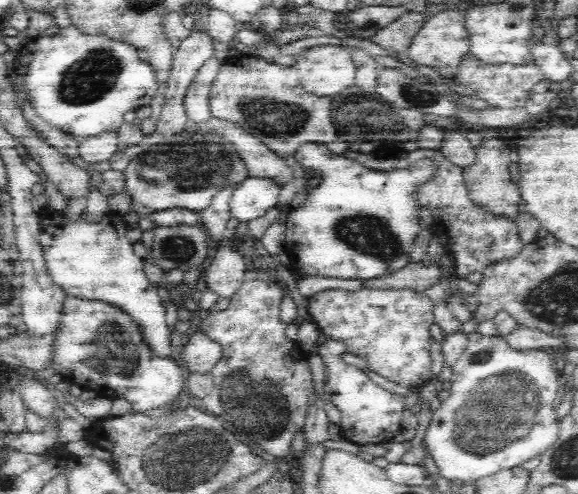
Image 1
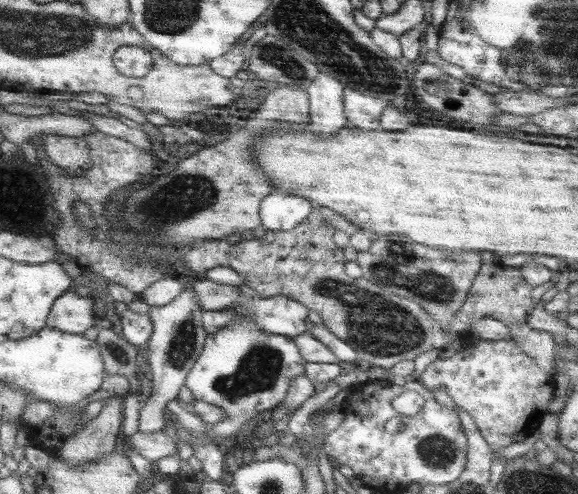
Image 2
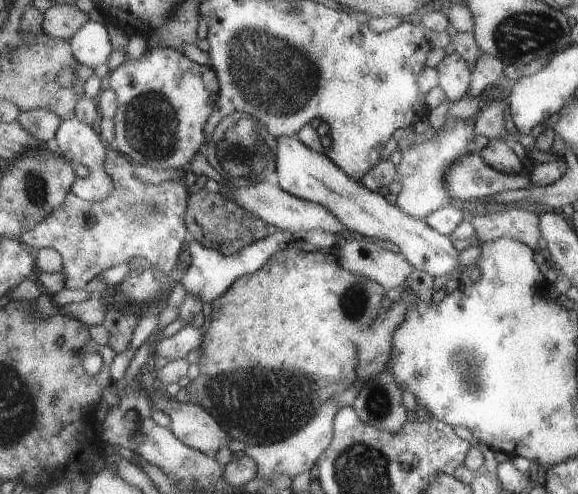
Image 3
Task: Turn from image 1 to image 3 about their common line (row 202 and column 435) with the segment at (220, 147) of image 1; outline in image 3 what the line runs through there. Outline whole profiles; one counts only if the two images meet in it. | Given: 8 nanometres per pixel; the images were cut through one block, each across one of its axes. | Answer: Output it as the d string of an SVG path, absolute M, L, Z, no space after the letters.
M459 120L453 128L443 128L439 130L433 138L423 140L421 144L415 142L417 132L415 132L415 124L413 128L405 130L409 148L401 154L401 160L397 164L399 170L399 184L401 184L401 192L397 194L397 208L401 208L401 212L405 212L407 216L413 216L417 220L427 220L429 214L437 212L439 208L445 208L449 204L457 204L453 200L453 196L449 194L449 186L447 186L447 170L457 164L457 160L461 160L461 156L469 156L469 144L475 142L475 124L473 120Z

